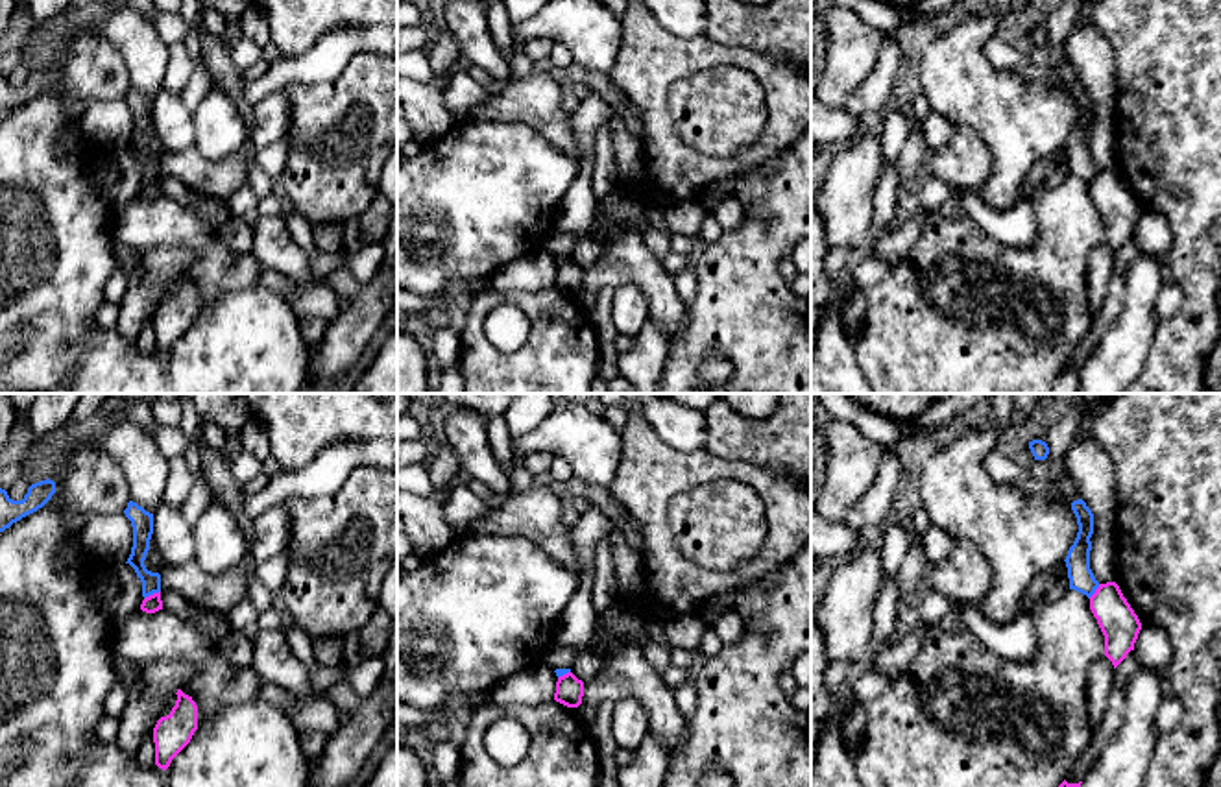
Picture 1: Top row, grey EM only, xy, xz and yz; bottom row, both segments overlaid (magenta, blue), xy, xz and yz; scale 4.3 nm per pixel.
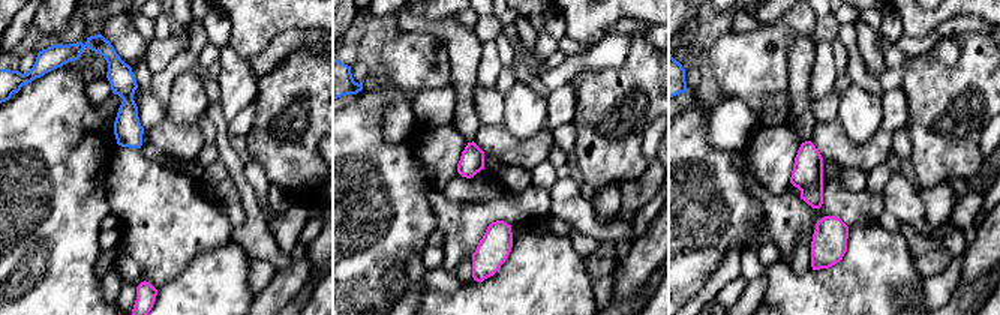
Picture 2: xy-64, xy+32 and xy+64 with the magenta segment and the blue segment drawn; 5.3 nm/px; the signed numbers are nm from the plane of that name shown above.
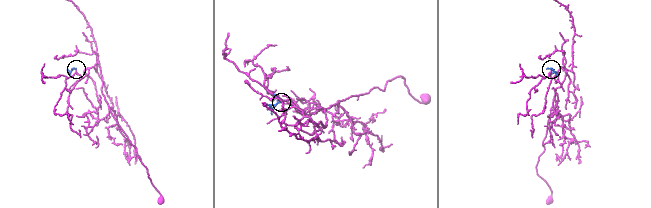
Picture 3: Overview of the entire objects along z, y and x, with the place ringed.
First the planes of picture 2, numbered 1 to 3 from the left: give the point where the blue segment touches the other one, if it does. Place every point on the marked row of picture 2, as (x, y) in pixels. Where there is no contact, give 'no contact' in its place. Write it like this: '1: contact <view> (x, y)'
1: no contact
2: no contact
3: no contact

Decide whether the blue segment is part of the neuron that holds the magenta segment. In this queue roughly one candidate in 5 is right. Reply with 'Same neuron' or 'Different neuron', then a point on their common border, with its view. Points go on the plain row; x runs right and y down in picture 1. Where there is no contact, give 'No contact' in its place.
Different neuron. Touches magenta at xy (154, 180)

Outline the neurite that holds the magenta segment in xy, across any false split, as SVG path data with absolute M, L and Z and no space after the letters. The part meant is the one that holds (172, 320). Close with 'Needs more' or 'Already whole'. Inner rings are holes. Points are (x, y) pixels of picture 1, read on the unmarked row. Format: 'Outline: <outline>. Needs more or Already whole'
Outline: M177 275L177 286L153 314L155 351L166 357L172 345L190 329L198 316L198 292L192 283Z. Already whole

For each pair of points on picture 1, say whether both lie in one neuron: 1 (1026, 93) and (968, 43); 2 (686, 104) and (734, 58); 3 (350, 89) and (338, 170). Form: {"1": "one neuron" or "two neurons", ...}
{"1": "one neuron", "2": "two neurons", "3": "one neuron"}

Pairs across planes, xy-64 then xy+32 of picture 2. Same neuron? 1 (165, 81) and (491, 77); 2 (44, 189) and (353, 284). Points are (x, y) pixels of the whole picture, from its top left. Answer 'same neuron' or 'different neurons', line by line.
1: different neurons
2: same neuron

